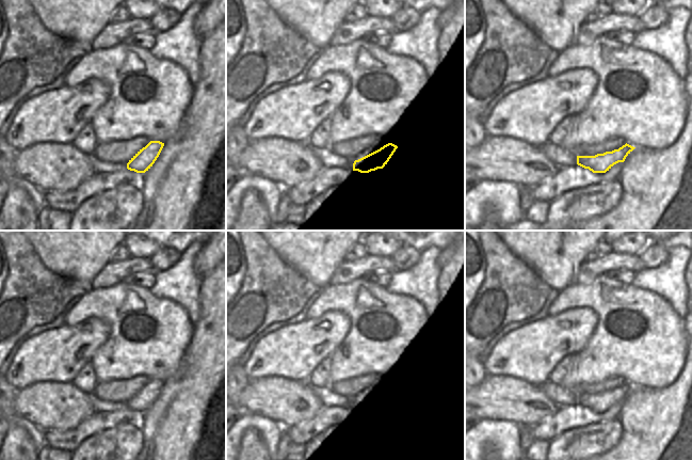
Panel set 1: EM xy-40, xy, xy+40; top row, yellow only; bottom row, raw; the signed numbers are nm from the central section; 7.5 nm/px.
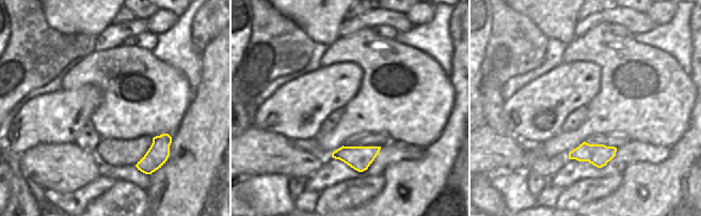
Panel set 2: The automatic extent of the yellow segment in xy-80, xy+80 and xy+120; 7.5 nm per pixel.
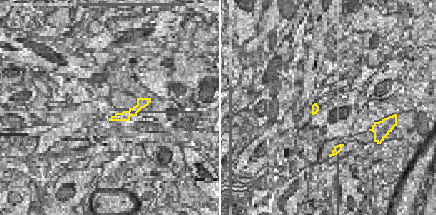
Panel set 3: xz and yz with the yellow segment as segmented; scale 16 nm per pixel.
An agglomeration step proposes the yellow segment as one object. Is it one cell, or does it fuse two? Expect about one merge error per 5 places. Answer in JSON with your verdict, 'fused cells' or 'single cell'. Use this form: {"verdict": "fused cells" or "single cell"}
{"verdict": "single cell"}

